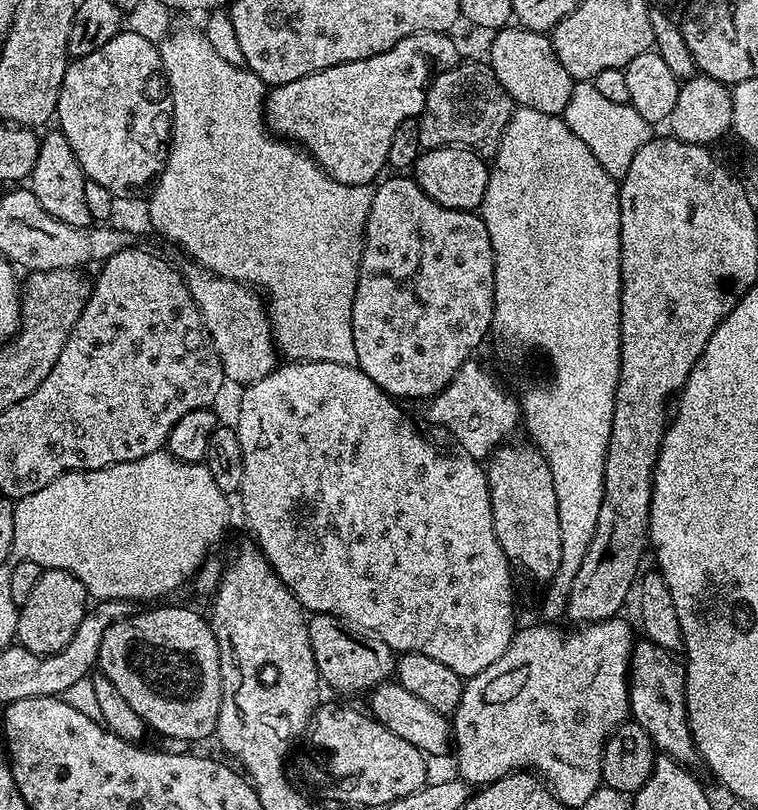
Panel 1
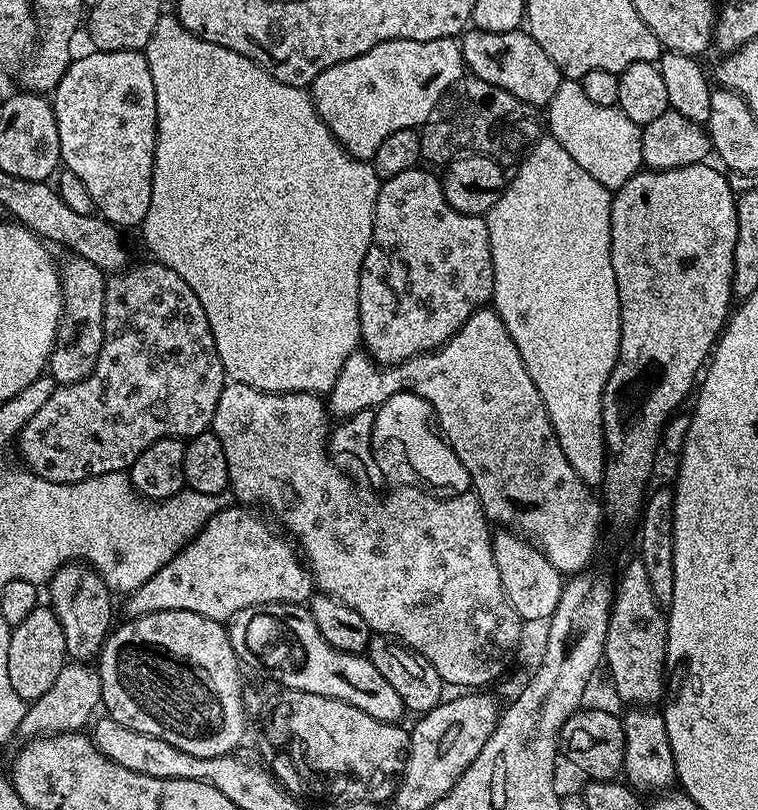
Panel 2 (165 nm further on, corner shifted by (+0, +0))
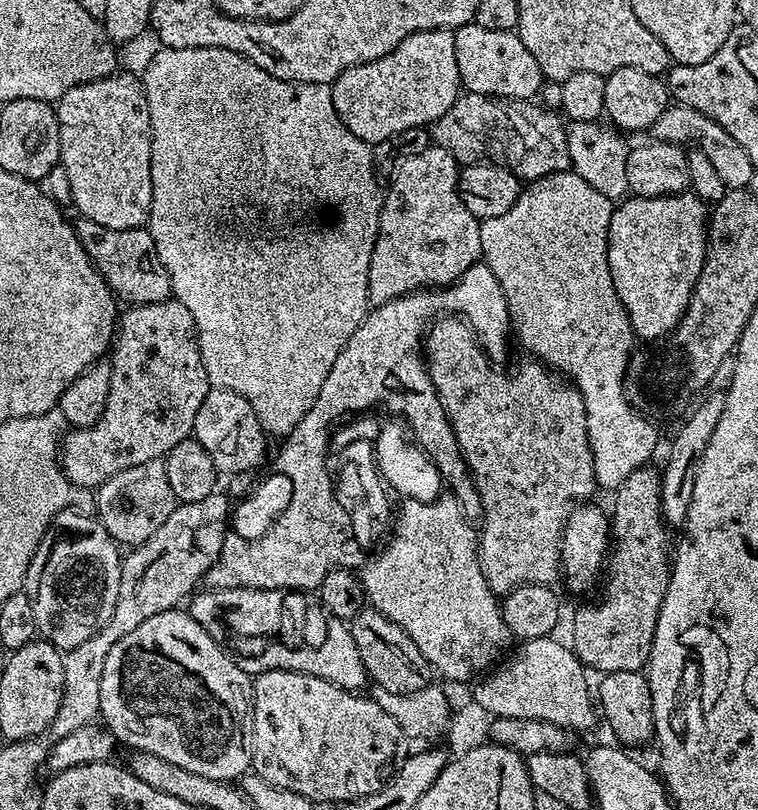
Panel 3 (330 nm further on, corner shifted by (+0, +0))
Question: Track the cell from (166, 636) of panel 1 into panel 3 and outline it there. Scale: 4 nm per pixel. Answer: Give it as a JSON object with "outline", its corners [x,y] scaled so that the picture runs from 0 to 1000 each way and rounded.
{"outline":[[[236,749],[219,753],[214,758],[203,758],[203,763],[193,763],[187,773],[166,783],[161,793],[150,793],[145,807],[140,807],[140,822],[135,822],[135,862],[132,863],[132,884],[144,904],[153,910],[160,920],[170,919],[170,925],[181,928],[197,928],[218,937],[219,941],[237,946],[252,956],[266,957],[268,960],[293,963],[299,965],[315,964],[332,948],[332,851],[335,840],[328,831],[321,830],[311,820],[307,806],[296,796],[289,795],[256,763]]]}

